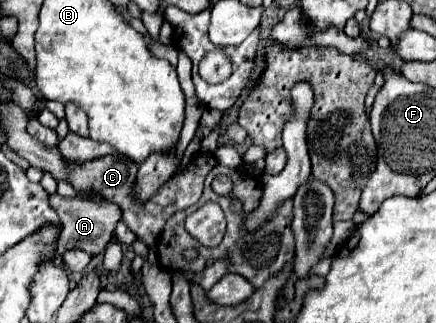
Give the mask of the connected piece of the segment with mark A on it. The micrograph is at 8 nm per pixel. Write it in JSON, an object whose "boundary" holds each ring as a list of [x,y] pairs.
{"boundary":[[[59,194],[51,196],[51,206],[55,206],[55,210],[59,210],[59,218],[63,222],[63,230],[57,242],[57,256],[55,265],[58,268],[65,269],[62,261],[62,255],[66,250],[74,248],[89,252],[91,256],[97,256],[101,252],[105,252],[107,244],[113,238],[113,230],[117,226],[117,222],[121,220],[121,208],[113,202],[93,202],[93,200],[83,200],[83,198],[63,198]]]}

